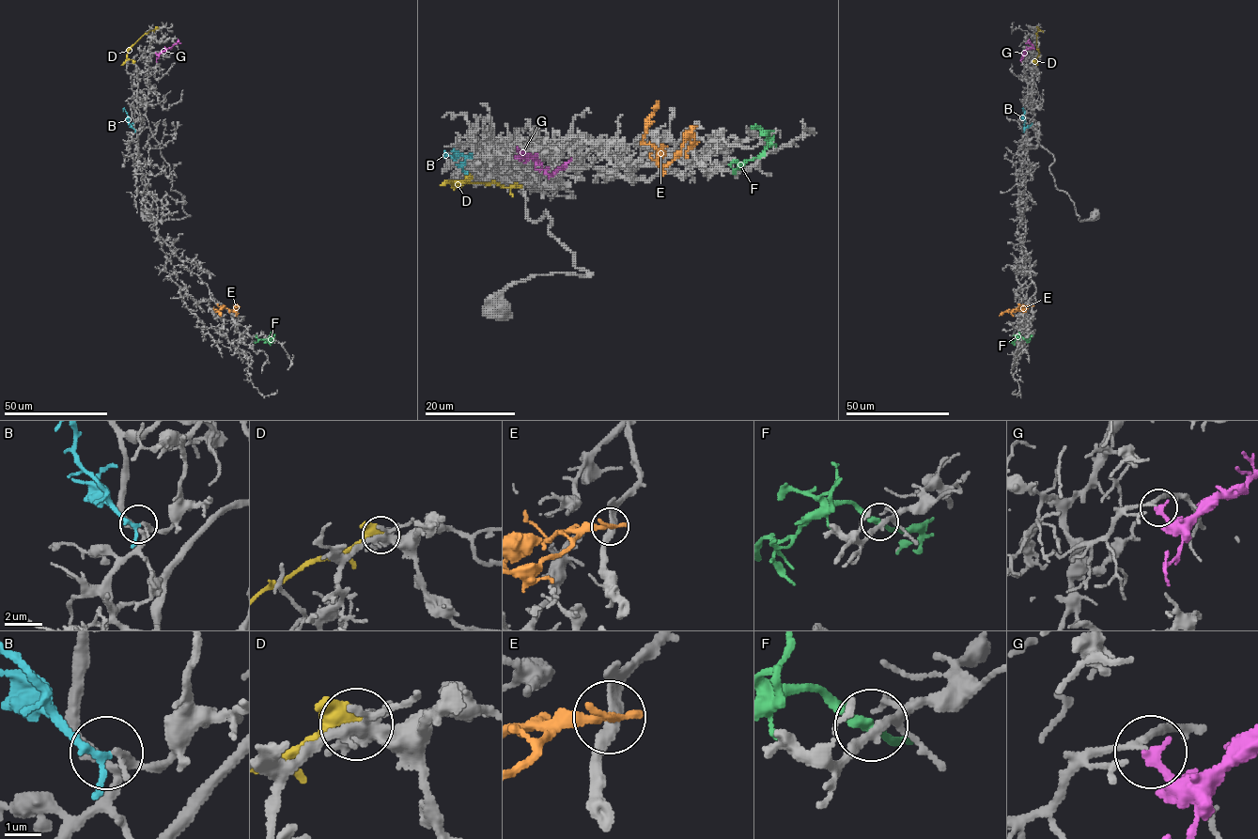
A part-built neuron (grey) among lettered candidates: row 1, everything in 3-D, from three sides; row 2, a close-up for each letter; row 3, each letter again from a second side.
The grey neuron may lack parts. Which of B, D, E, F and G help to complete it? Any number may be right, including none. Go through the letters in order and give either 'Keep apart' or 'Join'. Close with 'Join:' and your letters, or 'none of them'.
B: Join
D: Keep apart
E: Keep apart
F: Keep apart
G: Join
Join: B, G

